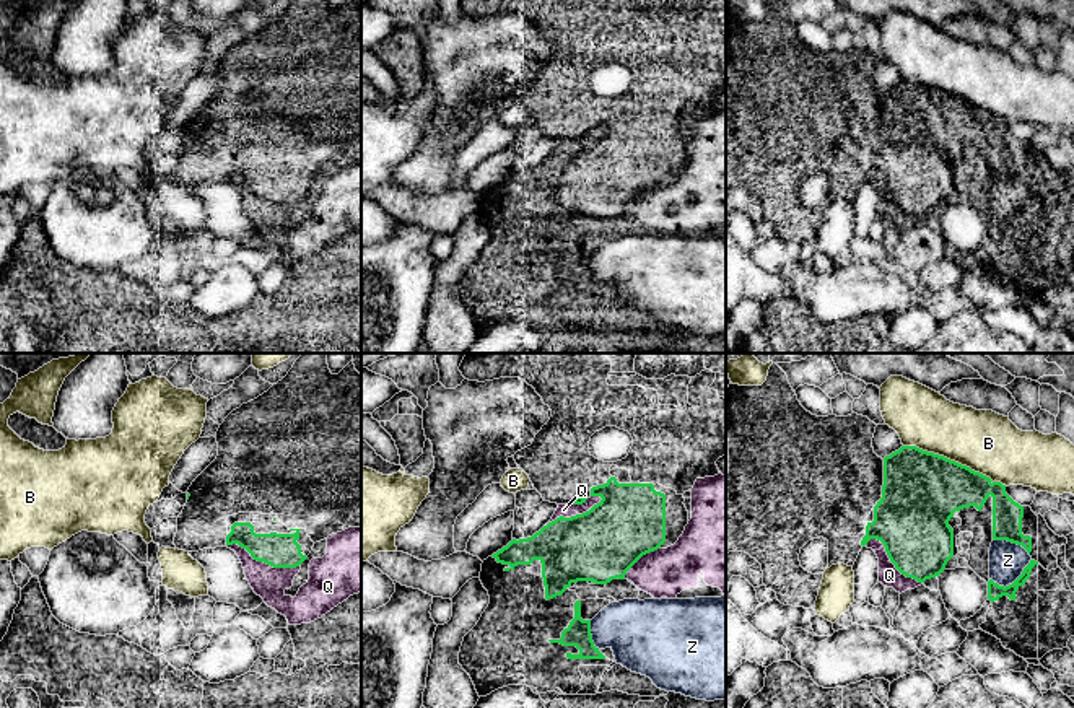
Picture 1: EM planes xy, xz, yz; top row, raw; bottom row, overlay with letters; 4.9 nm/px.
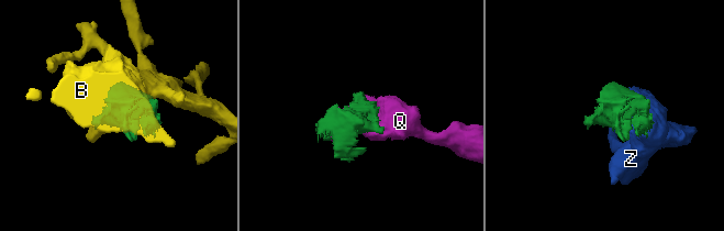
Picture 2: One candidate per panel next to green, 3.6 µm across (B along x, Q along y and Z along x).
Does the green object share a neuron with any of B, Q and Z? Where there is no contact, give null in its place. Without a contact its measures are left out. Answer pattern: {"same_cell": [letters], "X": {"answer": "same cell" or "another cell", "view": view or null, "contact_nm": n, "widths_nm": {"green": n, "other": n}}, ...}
{"same_cell": [], "B": {"answer": "another cell", "view": "yz", "contact_nm": 550, "widths_nm": {"green": 380, "other": 300}}, "Q": {"answer": "another cell", "view": "xy", "contact_nm": 380, "widths_nm": {"green": 180, "other": 160}}, "Z": {"answer": "another cell", "view": "yz", "contact_nm": 240, "widths_nm": {"green": 80, "other": 180}}}

